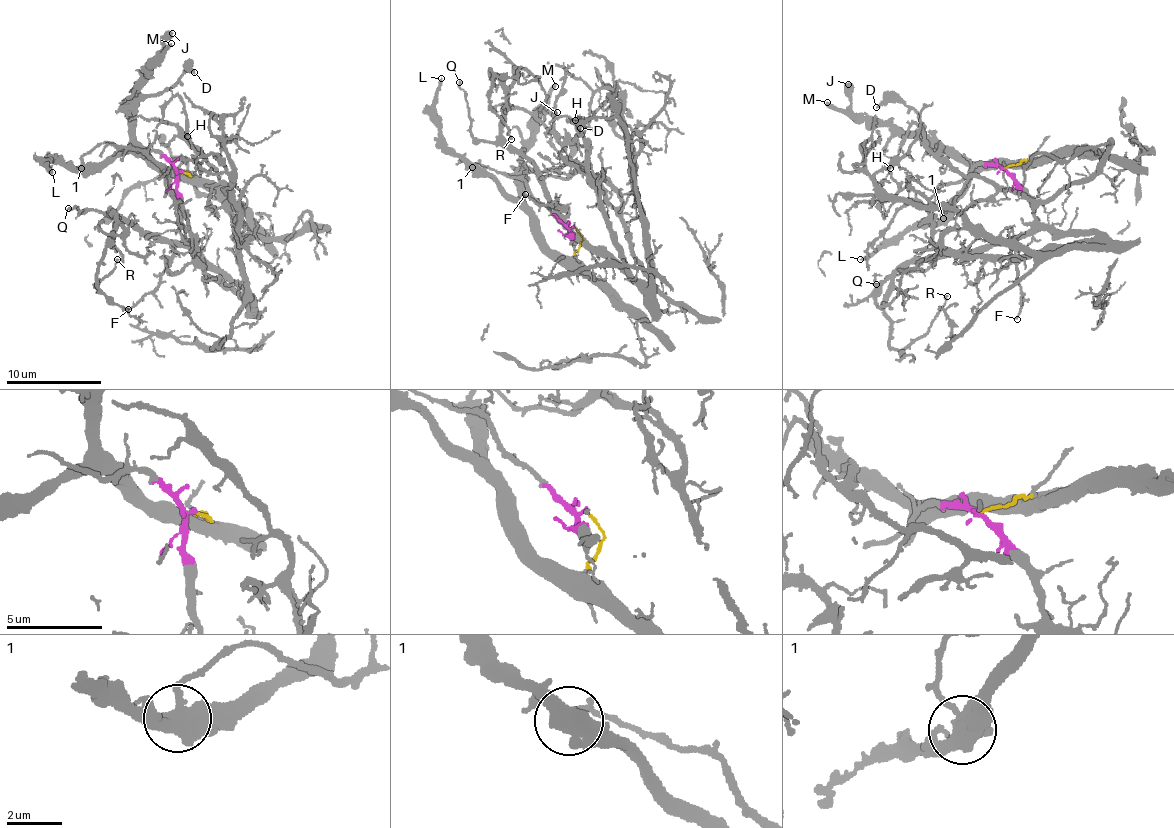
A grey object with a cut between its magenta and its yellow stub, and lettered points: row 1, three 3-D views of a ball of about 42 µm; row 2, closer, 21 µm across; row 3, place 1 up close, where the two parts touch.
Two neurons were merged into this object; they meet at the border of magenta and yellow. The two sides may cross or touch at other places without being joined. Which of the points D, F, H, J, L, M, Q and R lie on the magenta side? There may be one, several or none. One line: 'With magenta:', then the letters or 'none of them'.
With magenta: F, H, Q, R

